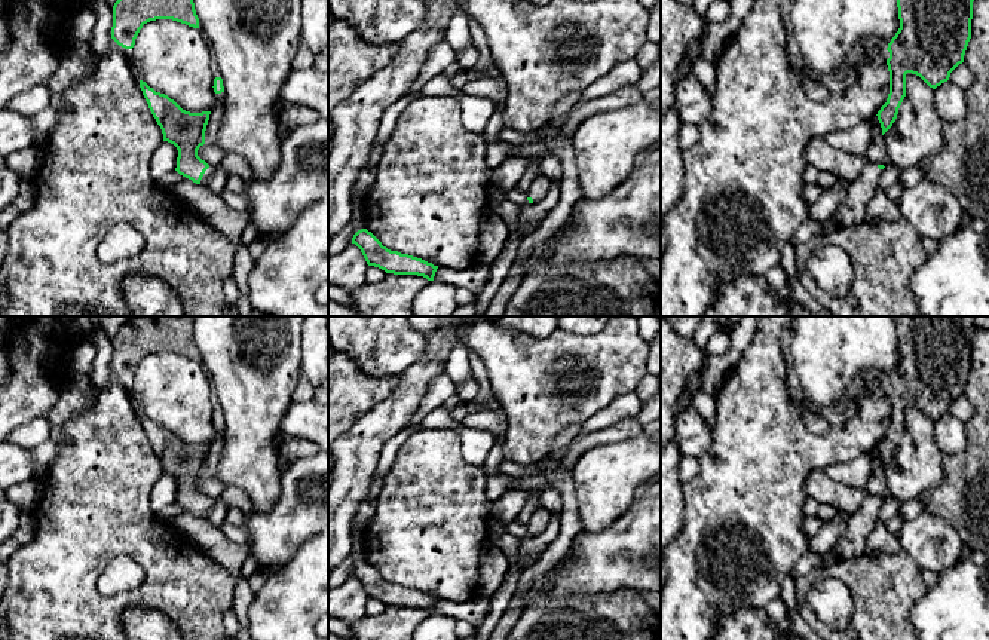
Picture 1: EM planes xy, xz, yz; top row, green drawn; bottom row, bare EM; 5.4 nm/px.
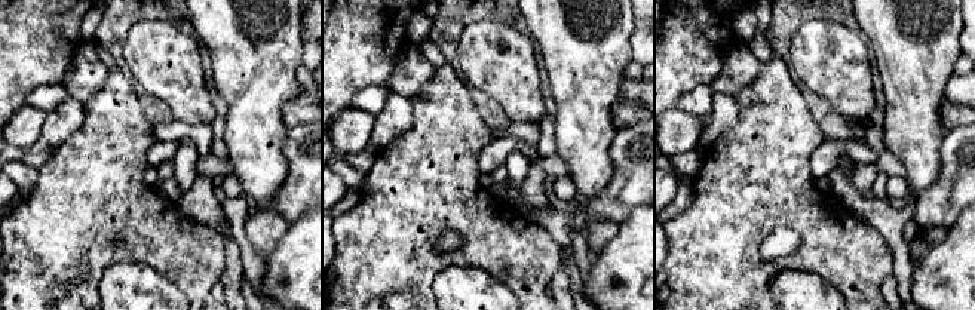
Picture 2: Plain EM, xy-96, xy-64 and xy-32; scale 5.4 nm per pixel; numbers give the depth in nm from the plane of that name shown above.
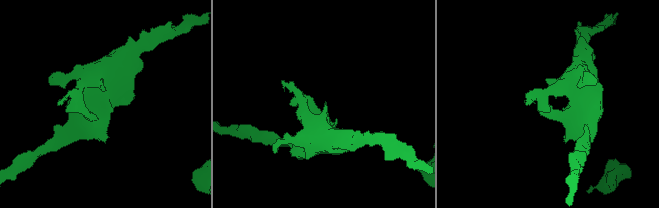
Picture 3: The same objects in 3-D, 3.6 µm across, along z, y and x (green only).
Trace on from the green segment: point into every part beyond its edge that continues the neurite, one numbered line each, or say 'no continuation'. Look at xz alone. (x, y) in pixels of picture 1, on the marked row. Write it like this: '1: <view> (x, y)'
1: xz (539, 187)

